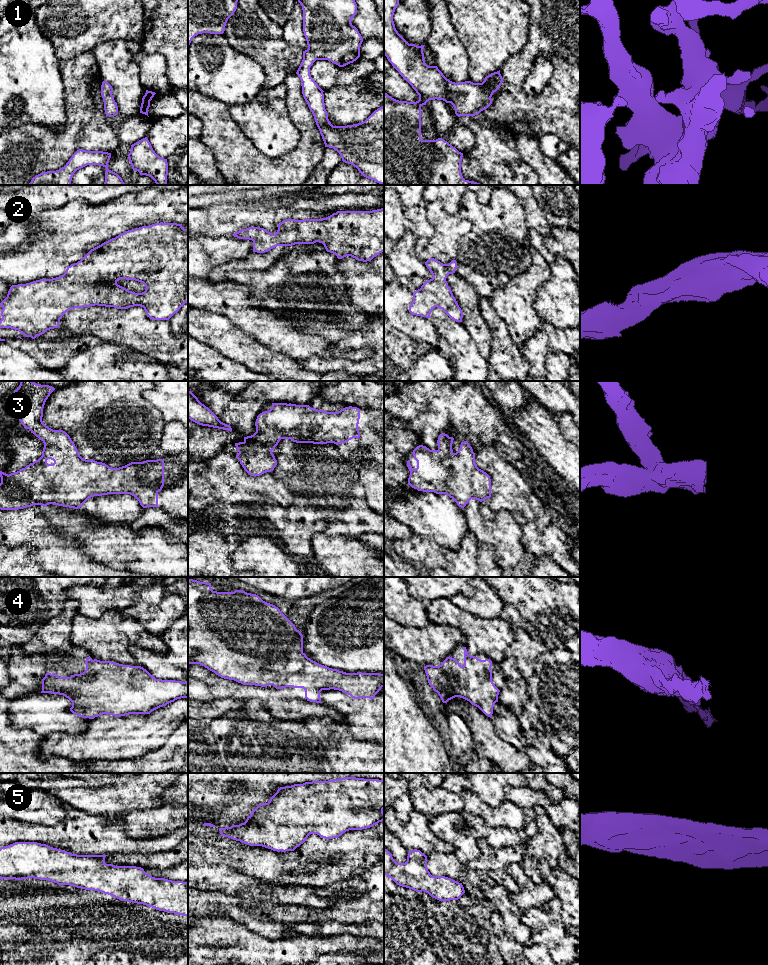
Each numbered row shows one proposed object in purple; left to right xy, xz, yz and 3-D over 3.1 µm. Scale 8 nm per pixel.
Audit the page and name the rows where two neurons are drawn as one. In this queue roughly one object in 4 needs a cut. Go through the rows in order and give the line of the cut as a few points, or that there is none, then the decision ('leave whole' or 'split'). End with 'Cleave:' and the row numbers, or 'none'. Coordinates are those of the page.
1: no cut; leave whole
2: no cut; leave whole
3: no cut; leave whole
4: no cut; leave whole
5: no cut; leave whole
Cleave: none

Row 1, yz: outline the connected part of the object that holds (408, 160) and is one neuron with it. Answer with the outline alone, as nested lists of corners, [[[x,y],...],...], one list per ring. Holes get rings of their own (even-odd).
[[[384,0],[384,55],[416,91],[419,100],[399,101],[384,92],[384,185],[481,185],[463,178],[463,153],[442,138],[421,139],[421,107],[429,100],[437,99],[451,103],[458,117],[478,115],[492,104],[491,97],[503,82],[500,70],[486,76],[482,83],[450,81],[437,66],[425,63],[425,45],[409,44],[398,33],[393,21],[398,5],[399,0]]]

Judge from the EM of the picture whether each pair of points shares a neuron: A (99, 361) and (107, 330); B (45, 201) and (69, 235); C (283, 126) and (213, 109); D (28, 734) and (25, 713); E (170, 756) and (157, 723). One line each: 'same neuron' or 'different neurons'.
A: different neurons
B: different neurons
C: different neurons
D: different neurons
E: different neurons

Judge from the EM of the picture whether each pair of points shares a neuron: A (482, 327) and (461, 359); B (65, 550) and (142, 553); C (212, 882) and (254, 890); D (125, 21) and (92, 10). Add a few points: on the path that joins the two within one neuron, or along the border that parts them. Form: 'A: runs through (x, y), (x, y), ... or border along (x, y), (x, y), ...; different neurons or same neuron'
A: border along (460, 322), (469, 333), (477, 350), (486, 359); different neurons
B: border along (63, 538), (75, 540), (88, 555), (103, 563); different neurons
C: runs through (222, 882), (244, 882); same neuron
D: runs through (117, 14), (114, 11), (100, 10); same neuron

